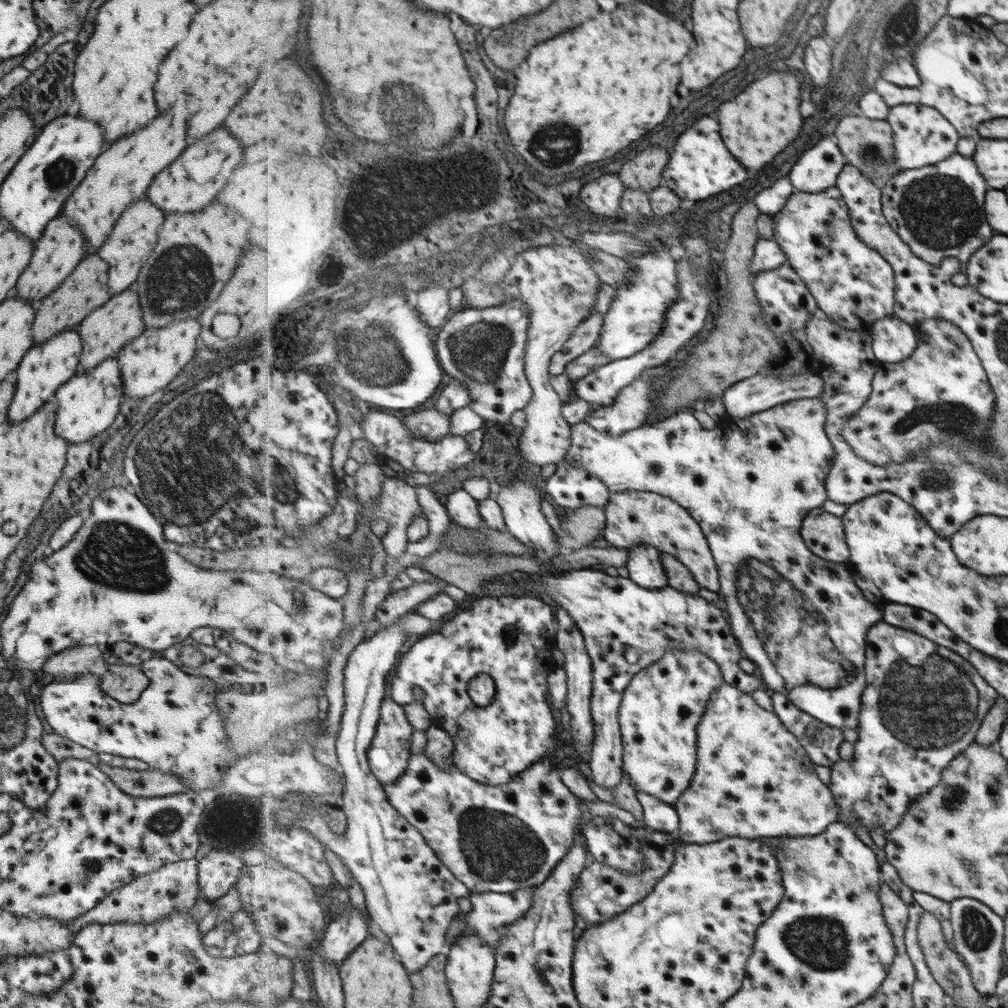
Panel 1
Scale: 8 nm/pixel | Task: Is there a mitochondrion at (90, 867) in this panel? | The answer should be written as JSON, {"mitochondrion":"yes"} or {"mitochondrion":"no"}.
{"mitochondrion":"yes"}

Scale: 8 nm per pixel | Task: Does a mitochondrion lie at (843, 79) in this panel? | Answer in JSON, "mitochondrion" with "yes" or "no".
{"mitochondrion":"no"}

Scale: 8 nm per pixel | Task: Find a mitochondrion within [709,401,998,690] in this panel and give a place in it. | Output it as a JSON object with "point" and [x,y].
{"point":[936,477]}

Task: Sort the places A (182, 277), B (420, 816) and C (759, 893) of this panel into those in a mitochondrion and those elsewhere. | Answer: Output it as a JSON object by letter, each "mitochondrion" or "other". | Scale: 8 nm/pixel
{"A":"mitochondrion","B":"other","C":"other"}

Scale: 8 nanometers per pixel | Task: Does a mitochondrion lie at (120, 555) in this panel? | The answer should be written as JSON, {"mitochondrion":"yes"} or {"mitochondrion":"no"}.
{"mitochondrion":"yes"}

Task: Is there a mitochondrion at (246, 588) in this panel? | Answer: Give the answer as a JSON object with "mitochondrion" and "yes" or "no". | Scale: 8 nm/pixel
{"mitochondrion":"no"}

